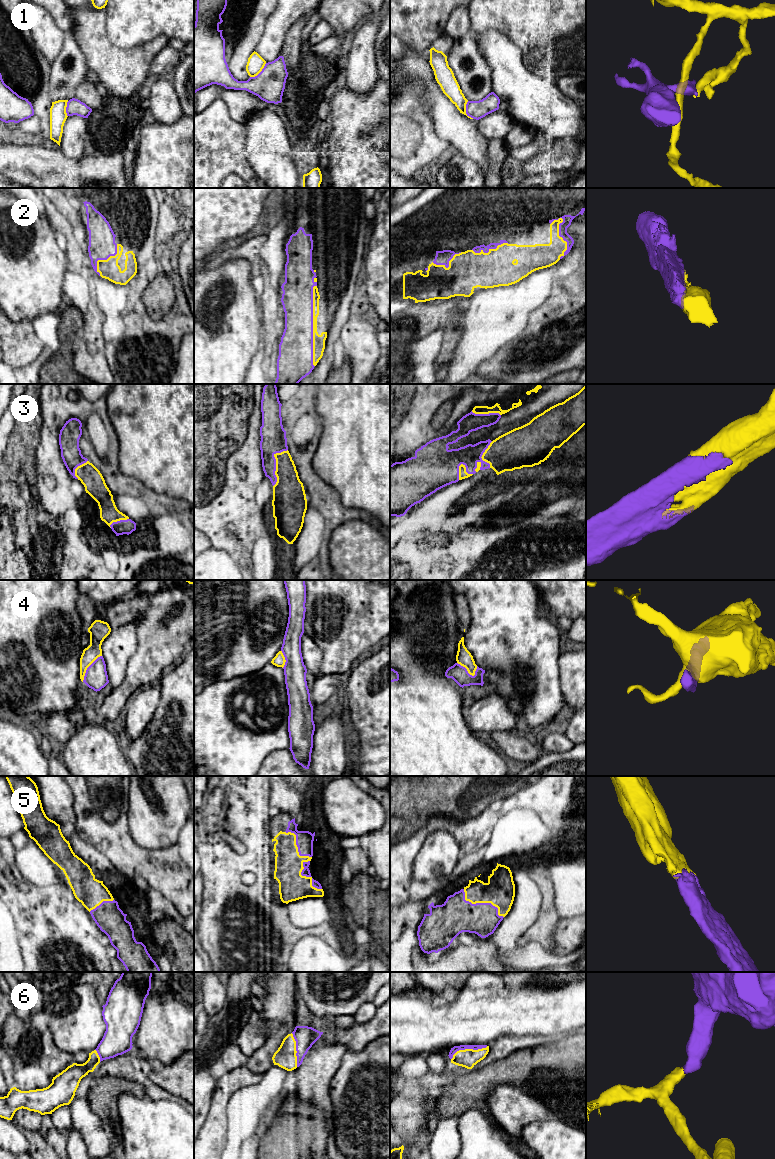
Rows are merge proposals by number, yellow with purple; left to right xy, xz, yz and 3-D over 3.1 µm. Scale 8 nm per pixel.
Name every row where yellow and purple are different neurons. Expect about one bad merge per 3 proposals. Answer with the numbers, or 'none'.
1, 4

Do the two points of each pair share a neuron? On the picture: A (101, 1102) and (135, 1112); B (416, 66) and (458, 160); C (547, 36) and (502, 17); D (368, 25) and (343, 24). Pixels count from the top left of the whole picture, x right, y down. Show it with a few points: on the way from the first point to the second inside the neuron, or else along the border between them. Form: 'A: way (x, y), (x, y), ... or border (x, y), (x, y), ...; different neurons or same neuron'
A: border (128, 1092), (124, 1092), (117, 1101), (121, 1130); different neurons
B: border (457, 152), (468, 156), (477, 166); different neurons
C: way (536, 25), (528, 17), (513, 17); same neuron
D: border (363, 20), (360, 24); different neurons

